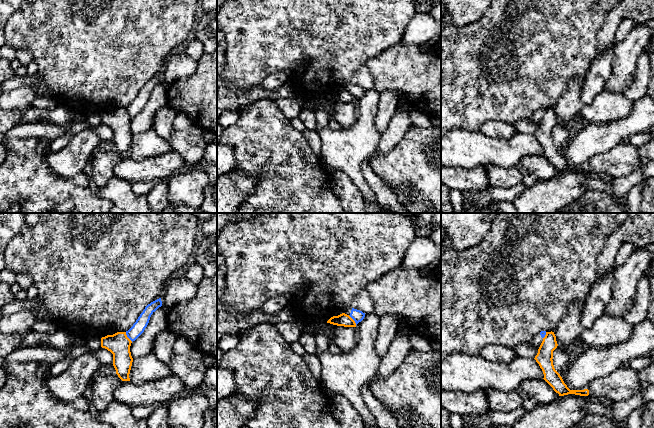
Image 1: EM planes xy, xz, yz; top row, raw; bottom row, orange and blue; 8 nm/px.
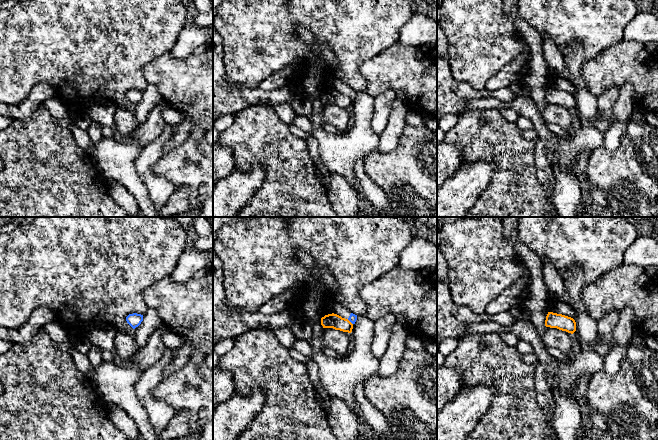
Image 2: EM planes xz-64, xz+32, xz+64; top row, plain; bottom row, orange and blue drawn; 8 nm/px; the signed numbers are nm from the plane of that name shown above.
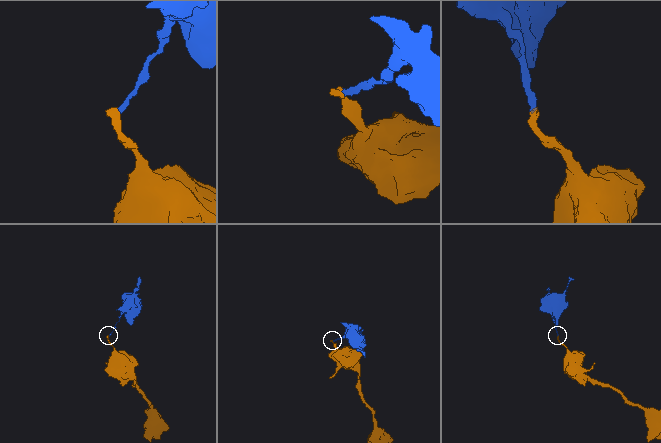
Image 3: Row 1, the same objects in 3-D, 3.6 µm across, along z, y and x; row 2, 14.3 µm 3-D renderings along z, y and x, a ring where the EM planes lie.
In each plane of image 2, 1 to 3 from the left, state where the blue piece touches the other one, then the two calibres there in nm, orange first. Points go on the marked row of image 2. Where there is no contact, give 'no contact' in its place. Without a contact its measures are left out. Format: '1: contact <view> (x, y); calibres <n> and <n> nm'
1: no contact
2: contact xz+32 (350, 322); calibres 120 and 70 nm
3: no contact

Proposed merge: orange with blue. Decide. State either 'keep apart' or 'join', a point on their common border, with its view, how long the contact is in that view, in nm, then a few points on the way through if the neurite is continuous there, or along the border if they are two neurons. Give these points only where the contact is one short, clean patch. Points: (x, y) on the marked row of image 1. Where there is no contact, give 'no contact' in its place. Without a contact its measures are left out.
keep apart; contact xy (127, 337); length 100 nm; border xy (125, 332), (132, 341)

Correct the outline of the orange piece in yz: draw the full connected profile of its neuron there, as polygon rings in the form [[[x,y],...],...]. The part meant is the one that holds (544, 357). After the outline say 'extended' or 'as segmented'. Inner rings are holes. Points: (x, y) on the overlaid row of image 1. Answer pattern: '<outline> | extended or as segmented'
[[[546,332],[546,335],[538,349],[538,353],[534,358],[543,371],[543,379],[553,388],[556,393],[559,394],[559,396],[568,394],[588,396],[588,389],[570,390],[564,383],[560,374],[555,370],[552,359],[553,351],[557,348],[557,346],[558,344],[554,332]]] | as segmented

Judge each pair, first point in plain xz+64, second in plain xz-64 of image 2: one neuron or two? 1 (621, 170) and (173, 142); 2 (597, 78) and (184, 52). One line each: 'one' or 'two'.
1: two
2: two

